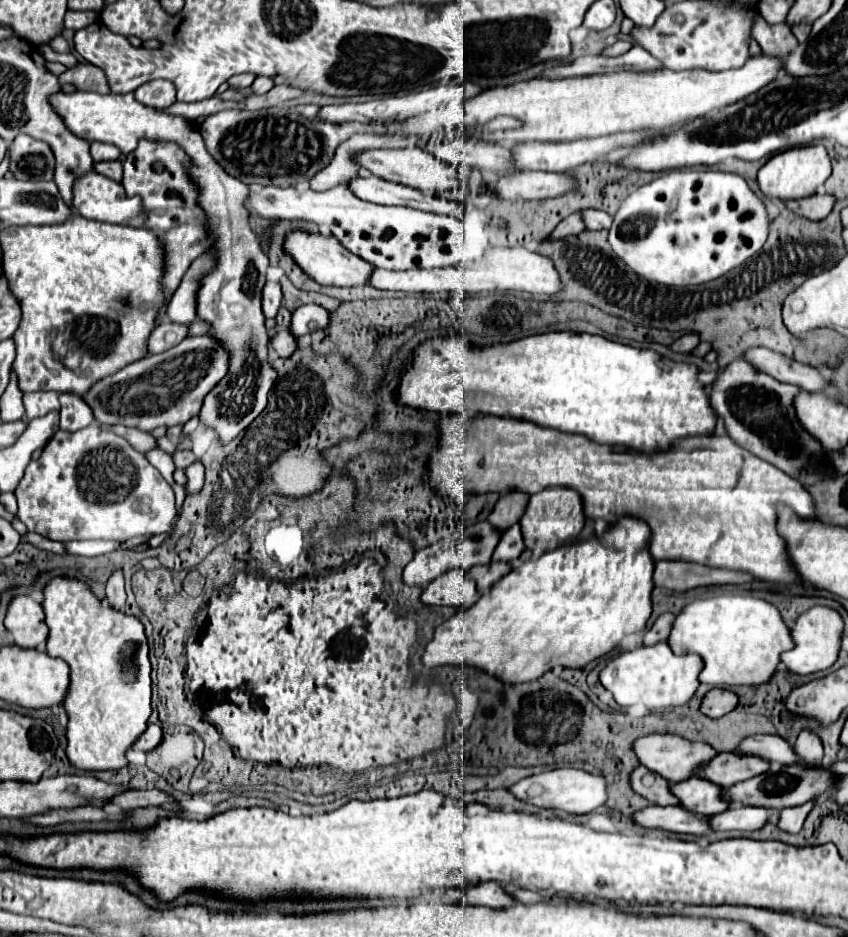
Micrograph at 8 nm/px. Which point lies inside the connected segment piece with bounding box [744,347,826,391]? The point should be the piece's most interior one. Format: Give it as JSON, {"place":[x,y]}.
{"place":[783,368]}

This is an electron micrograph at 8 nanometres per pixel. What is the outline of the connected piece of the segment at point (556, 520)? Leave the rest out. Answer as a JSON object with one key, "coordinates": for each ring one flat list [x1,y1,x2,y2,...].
{"coordinates":[[554,487,544,489,542,493,536,493,530,497,526,513,520,519,520,527,524,533,526,547,540,557,546,551,552,551,560,545,572,543,580,537,580,531,584,527,584,511,582,511,582,499,574,489,566,487]]}

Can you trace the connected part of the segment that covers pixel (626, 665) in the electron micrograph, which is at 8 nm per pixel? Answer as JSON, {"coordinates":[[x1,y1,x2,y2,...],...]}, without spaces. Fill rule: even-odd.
{"coordinates":[[658,643,652,647,638,647,634,651,614,657,600,673,600,683,614,695,618,705,642,703,648,709,666,709,686,705,696,693,700,681,698,675,704,667,698,655,674,655,668,643]]}

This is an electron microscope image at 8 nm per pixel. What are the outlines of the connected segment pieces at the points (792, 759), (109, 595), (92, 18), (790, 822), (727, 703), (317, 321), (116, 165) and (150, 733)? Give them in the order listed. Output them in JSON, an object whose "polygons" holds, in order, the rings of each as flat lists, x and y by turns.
{"polygons":[[[750,735,740,741,736,753,748,753,766,761,780,761,784,765,798,763,798,755,780,735]],[[114,573,106,583,106,603,114,609,124,609,126,593,124,593,124,577,122,573]],[[68,11,66,19,64,19,64,27,66,29,82,29,82,27,96,23,98,19,100,19,100,15,96,11]],[[808,801,804,805,798,805,798,807,790,807,790,809,782,809,780,813,780,823,778,827,782,831,788,831,788,833,798,833,804,825,804,819,808,817,810,809,814,807,814,801]],[[710,689,706,693,706,697,702,699,700,711,710,719,718,719,718,717,734,711,736,703,738,703,738,697,732,691,728,691,728,689]],[[302,305,292,313,292,335,302,337,328,325,328,311,320,305]],[[100,161,100,163,94,163,94,171,108,177,108,179,114,179,114,181,120,181,122,179,122,163,120,161]],[[148,725,146,731,134,741,132,747,140,751,148,751,148,749,154,749,160,741,162,741,162,729,158,725]]]}

